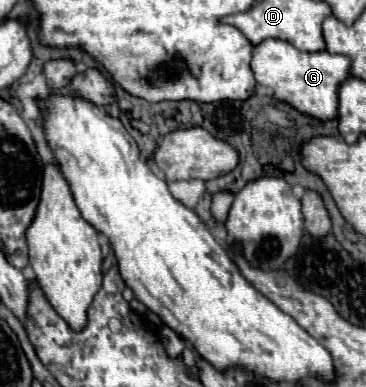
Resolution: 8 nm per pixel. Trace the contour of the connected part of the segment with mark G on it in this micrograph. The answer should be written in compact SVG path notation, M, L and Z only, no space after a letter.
M266 39L252 49L250 69L258 85L270 87L276 101L284 101L304 115L328 121L338 115L338 85L348 79L350 59L344 55L332 55L328 51L300 51L288 41Z

